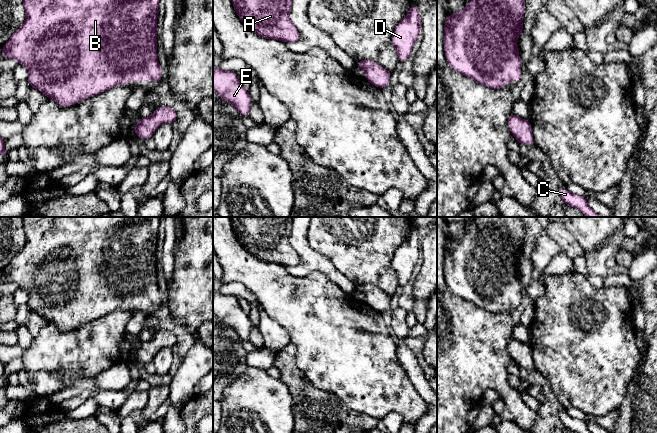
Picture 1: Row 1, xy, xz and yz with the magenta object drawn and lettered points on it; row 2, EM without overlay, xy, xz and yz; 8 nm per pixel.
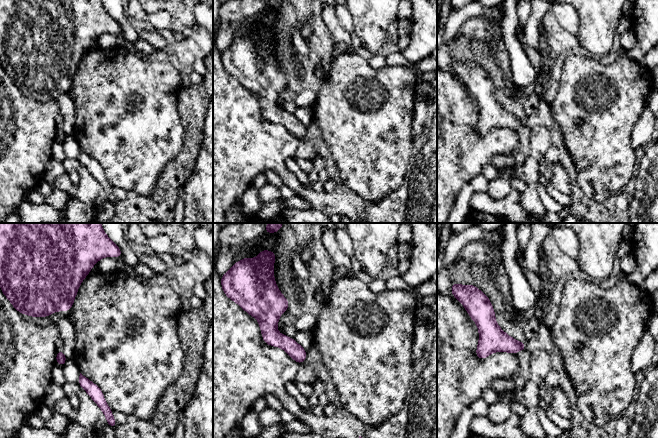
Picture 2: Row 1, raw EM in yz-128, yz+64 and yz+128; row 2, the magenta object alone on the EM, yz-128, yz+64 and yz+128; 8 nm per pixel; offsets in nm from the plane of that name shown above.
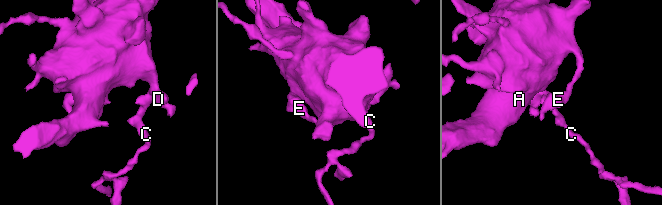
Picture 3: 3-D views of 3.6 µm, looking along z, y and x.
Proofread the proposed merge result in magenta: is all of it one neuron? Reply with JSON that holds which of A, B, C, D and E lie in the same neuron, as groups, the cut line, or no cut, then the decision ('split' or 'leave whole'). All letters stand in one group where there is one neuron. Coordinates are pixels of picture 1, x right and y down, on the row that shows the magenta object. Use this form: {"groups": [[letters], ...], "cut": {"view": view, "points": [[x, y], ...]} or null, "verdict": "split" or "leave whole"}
{"groups": [["A", "B", "C", "D", "E"]], "cut": null, "verdict": "leave whole"}

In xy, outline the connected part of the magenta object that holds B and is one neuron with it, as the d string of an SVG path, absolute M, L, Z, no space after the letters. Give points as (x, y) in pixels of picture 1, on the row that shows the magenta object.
M23 0L26 19L2 47L3 58L13 58L29 69L27 81L34 89L53 99L62 107L69 107L116 85L130 81L162 81L163 70L157 59L157 16L159 0Z

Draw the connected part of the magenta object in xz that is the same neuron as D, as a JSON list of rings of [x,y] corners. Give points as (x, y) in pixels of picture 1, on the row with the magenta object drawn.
[[[413,3],[408,14],[396,26],[391,41],[398,53],[400,62],[409,59],[414,43],[421,33],[421,17],[418,5]]]

